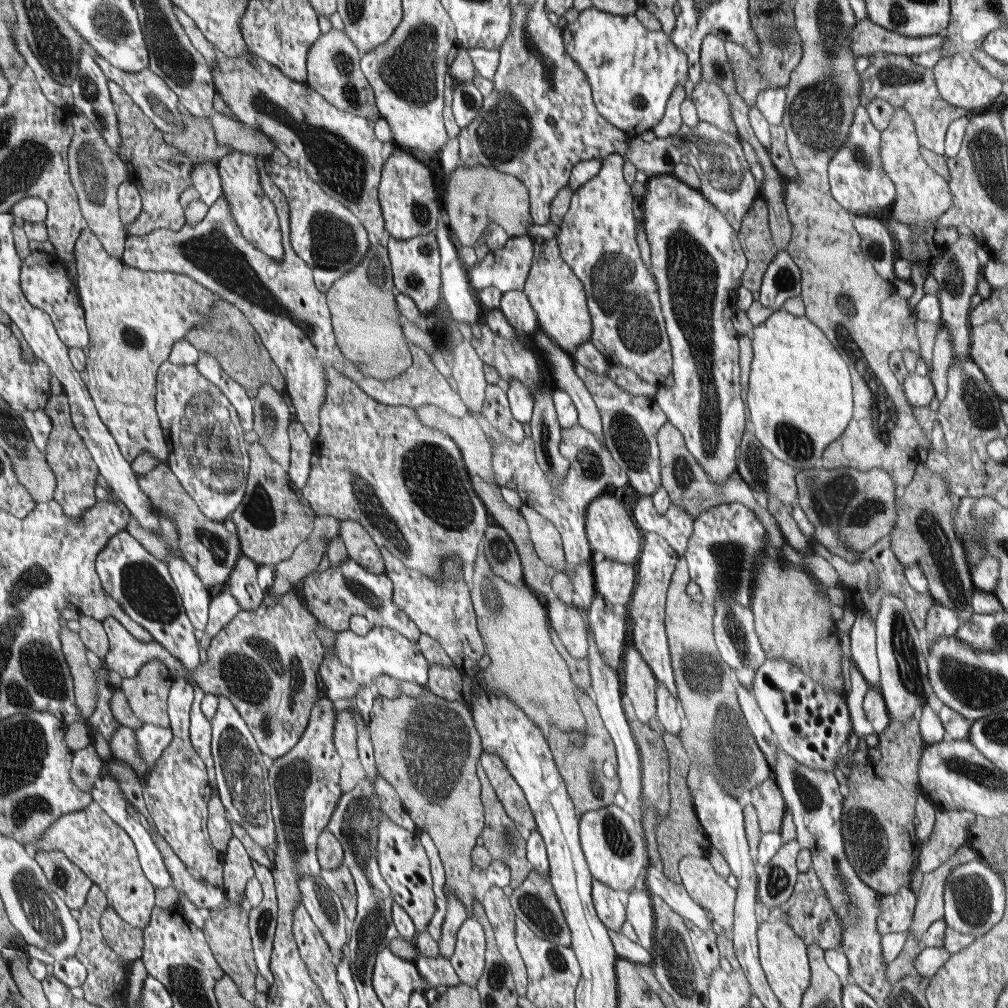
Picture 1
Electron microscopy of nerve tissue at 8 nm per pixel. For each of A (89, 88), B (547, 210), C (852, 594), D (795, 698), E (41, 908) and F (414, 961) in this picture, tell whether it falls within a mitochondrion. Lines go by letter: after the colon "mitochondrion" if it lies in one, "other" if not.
A: mitochondrion
B: other
C: other
D: other
E: mitochondrion
F: other

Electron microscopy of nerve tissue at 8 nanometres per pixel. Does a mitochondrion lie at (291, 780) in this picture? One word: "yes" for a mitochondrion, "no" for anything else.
yes

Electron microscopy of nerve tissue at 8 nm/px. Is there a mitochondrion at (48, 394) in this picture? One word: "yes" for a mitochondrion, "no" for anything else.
no

